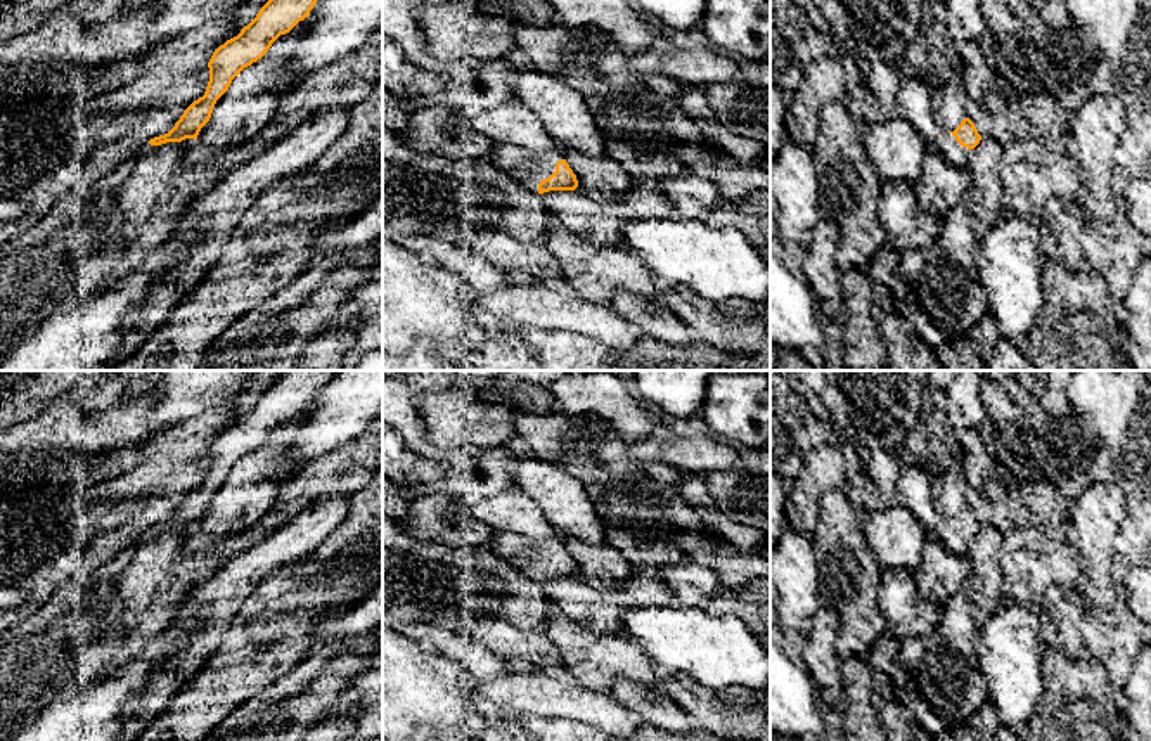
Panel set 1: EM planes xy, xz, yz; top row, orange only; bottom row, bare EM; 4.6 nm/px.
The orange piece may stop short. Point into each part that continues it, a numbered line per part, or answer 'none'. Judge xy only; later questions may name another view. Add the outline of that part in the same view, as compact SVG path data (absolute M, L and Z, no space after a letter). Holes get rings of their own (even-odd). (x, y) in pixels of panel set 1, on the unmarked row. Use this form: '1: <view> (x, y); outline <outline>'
none

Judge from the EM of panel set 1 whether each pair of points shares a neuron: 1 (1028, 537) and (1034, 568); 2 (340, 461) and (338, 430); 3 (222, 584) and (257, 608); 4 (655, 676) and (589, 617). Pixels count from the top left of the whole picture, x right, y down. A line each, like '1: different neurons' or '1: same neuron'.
1: same neuron
2: different neurons
3: different neurons
4: different neurons

